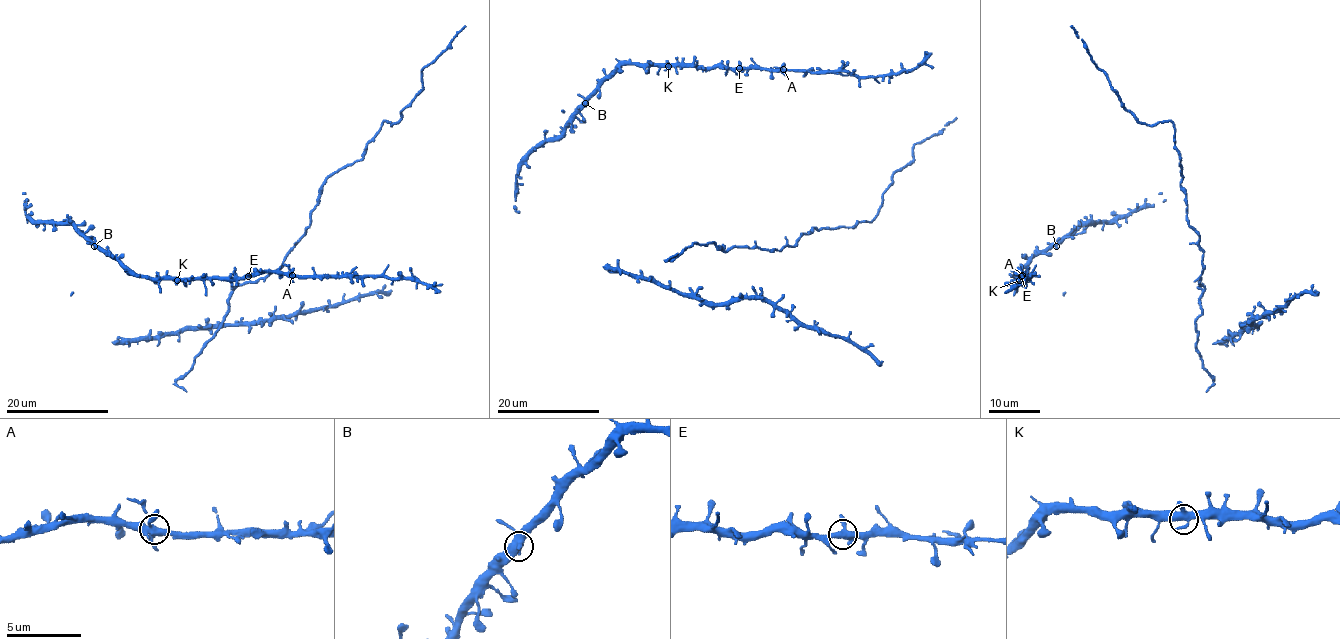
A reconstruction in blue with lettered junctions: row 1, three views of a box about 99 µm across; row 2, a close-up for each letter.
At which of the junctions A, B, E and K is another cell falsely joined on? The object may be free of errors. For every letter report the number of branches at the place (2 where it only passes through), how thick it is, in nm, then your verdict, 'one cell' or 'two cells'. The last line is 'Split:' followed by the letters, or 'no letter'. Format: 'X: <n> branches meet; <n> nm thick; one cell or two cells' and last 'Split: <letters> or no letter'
A: 4 branches meet; 400 nm thick; one cell
B: 4 branches meet; 420 nm thick; one cell
E: 4 branches meet; 400 nm thick; one cell
K: 4 branches meet; 420 nm thick; one cell
Split: no letter

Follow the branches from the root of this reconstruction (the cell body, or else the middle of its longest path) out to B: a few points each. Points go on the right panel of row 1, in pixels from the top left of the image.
B: (1017, 278), (1033, 256), (1056, 246)

